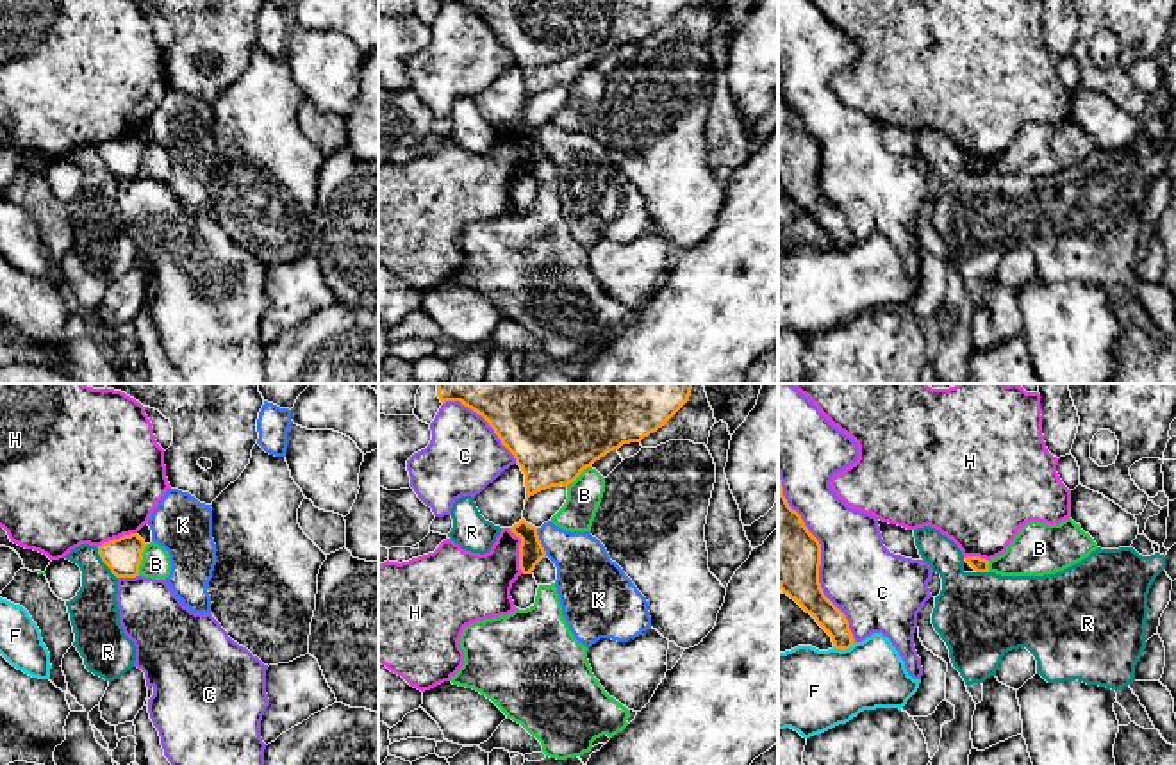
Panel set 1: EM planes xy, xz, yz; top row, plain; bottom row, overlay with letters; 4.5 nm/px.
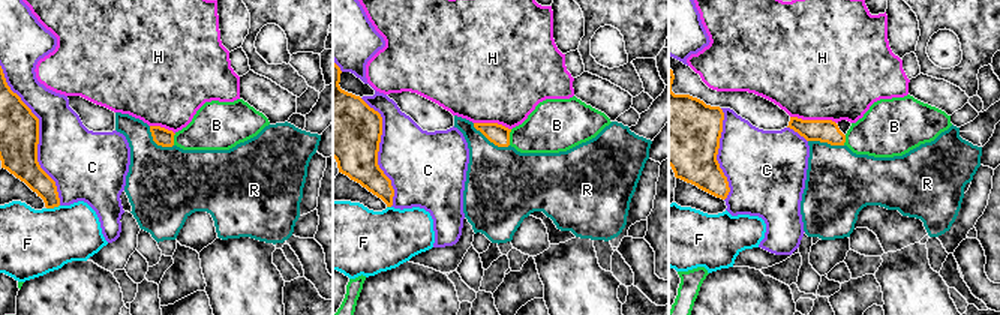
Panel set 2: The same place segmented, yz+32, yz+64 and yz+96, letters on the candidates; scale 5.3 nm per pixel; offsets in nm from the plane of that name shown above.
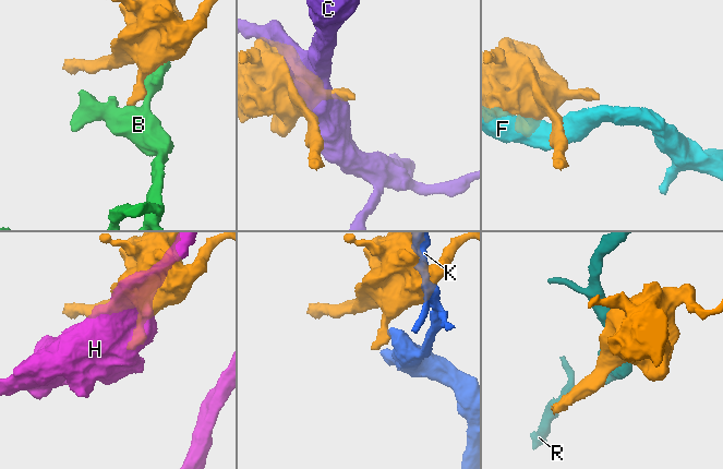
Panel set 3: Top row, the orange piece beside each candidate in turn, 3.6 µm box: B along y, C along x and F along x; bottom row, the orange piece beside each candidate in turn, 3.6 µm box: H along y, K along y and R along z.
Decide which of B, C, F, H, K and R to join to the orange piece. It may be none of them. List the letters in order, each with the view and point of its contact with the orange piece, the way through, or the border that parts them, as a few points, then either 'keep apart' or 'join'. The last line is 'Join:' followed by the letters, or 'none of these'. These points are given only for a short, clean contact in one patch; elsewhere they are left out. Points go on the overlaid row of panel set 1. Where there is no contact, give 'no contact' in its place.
B: xy (141, 559) | keep apart
C: yz (819, 557) | keep apart
F: yz (844, 648) | keep apart
H: xz (520, 551) | keep apart
K: xz (539, 542) | along xz (536, 528), (546, 555) | keep apart
R: xy (104, 562) | along xy (97, 548), (102, 562), (116, 578) | keep apart
Join: none of these

